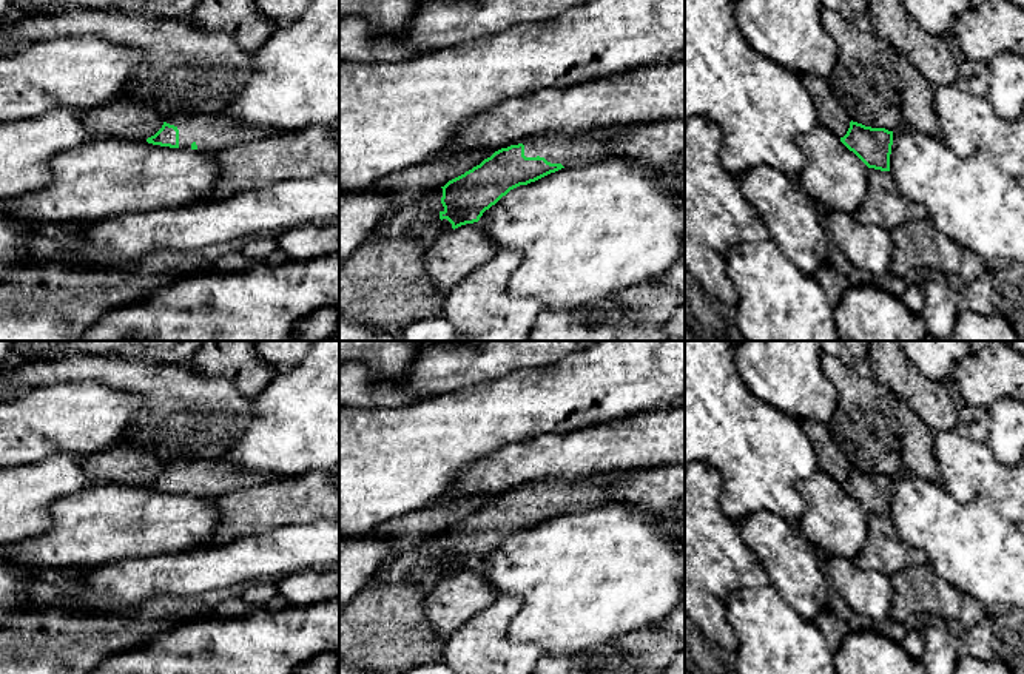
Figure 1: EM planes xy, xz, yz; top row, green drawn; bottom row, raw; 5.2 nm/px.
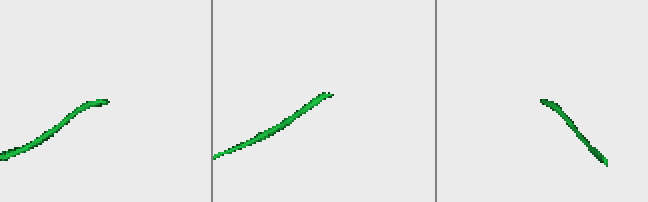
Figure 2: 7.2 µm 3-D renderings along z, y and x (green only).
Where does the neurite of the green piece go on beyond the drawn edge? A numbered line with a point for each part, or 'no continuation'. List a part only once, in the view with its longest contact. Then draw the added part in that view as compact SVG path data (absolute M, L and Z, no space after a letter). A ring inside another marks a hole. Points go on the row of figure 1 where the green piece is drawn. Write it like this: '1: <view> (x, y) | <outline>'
1: xz (571, 150) | M601 128L578 134L546 134L529 137L523 142L526 157L544 157L551 163L575 168L592 160L600 160L608 151L608 143L628 128Z

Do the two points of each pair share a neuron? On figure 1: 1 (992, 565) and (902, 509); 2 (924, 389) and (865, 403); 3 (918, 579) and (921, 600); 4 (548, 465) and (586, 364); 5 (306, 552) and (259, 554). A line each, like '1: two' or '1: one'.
1: one
2: two
3: one
4: two
5: one

